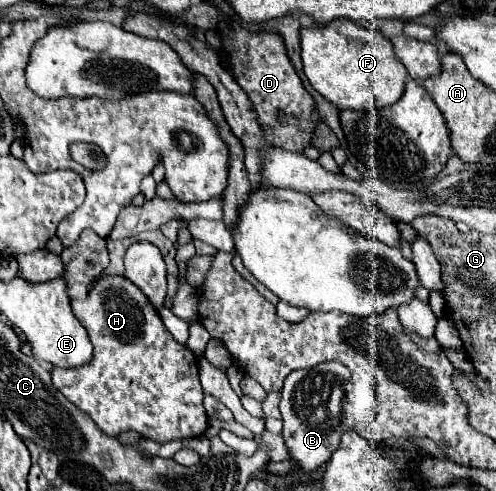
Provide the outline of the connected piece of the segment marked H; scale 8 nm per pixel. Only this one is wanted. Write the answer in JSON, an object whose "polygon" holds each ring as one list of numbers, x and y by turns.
{"polygon":[[101,276,99,282,93,284,85,300,73,300,73,314,89,332,93,342,93,360,87,366,75,368,55,367,51,370,51,380,57,390,73,402,79,410,87,412,95,424,109,436,117,436,125,430,135,430,145,438,153,438,155,442,171,442,185,438,199,438,209,428,209,416,203,406,205,392,199,384,197,358,175,342,175,338,163,326,155,306,147,300,147,296,127,278,123,276]]}

